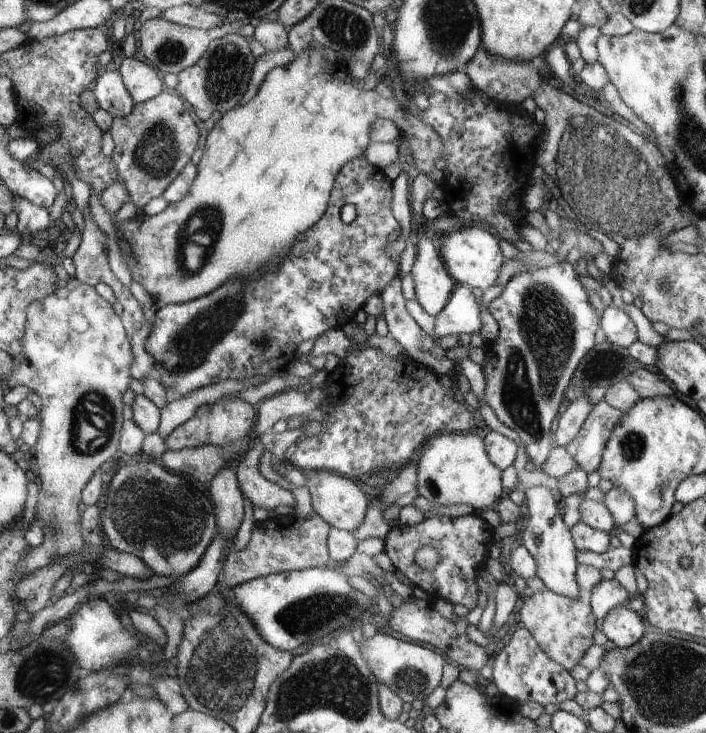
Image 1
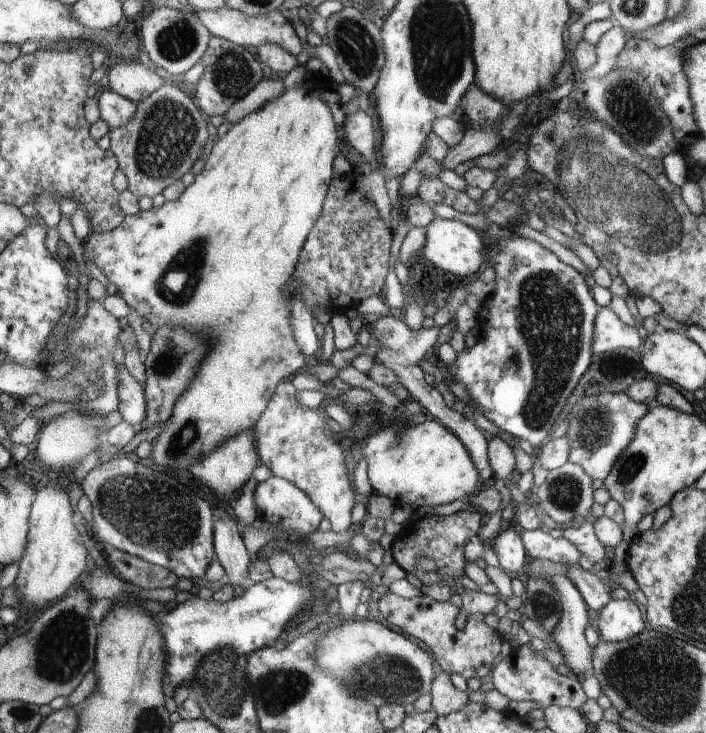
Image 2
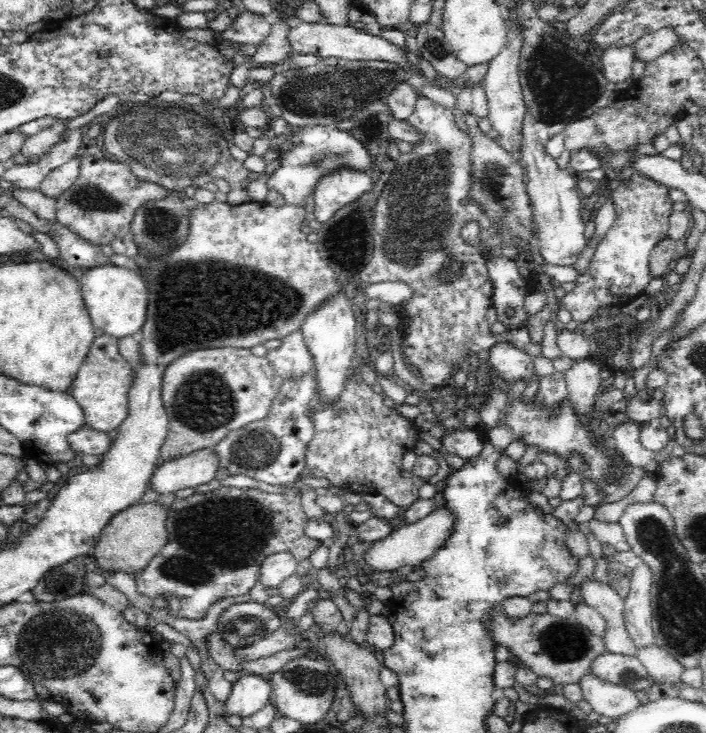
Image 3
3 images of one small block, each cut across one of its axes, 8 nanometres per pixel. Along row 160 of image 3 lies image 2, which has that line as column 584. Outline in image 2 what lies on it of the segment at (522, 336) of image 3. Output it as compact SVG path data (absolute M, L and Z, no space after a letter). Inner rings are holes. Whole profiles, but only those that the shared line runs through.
M626 391L603 392L578 399L569 408L566 437L570 445L568 461L580 465L588 476L604 480L612 472L620 455L625 452L637 432L638 422L649 412L649 404L635 401Z

